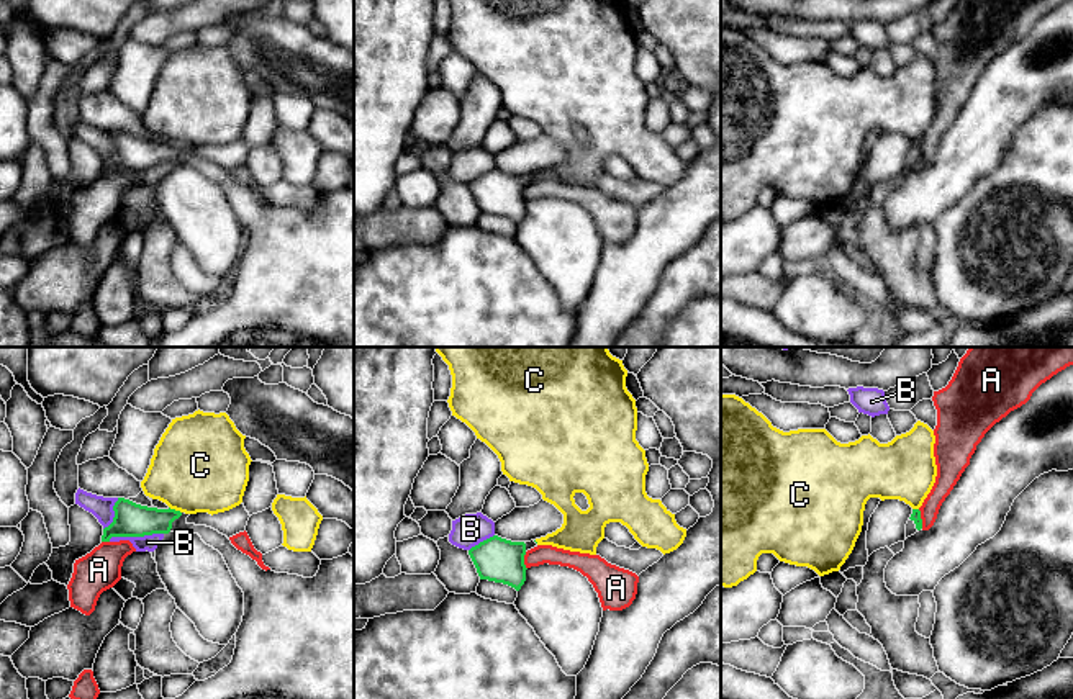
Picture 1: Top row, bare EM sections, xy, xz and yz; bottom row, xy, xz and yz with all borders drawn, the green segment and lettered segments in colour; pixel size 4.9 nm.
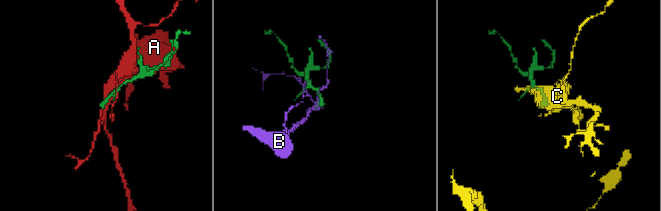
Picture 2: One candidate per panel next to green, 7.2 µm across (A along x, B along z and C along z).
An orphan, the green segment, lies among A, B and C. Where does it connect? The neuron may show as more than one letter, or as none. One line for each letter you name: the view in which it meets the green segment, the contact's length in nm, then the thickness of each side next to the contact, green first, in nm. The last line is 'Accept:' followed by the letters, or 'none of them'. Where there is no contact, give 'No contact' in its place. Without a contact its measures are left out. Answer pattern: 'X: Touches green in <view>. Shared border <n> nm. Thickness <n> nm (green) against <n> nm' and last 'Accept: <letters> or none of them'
Accept: none of them

